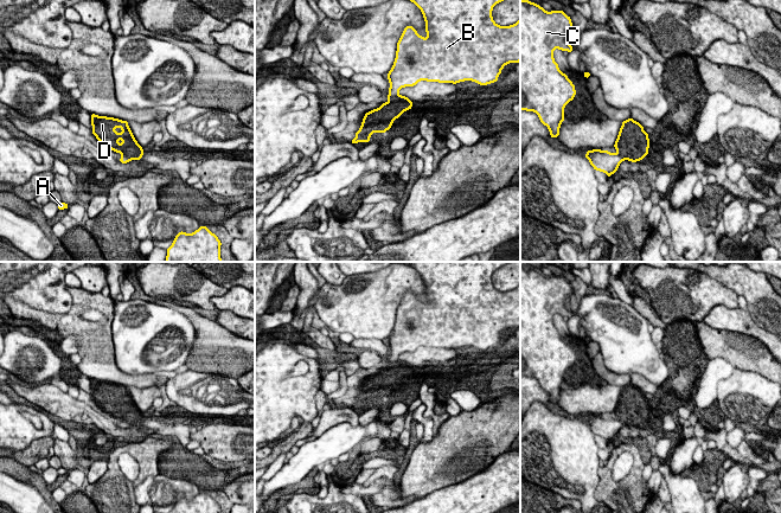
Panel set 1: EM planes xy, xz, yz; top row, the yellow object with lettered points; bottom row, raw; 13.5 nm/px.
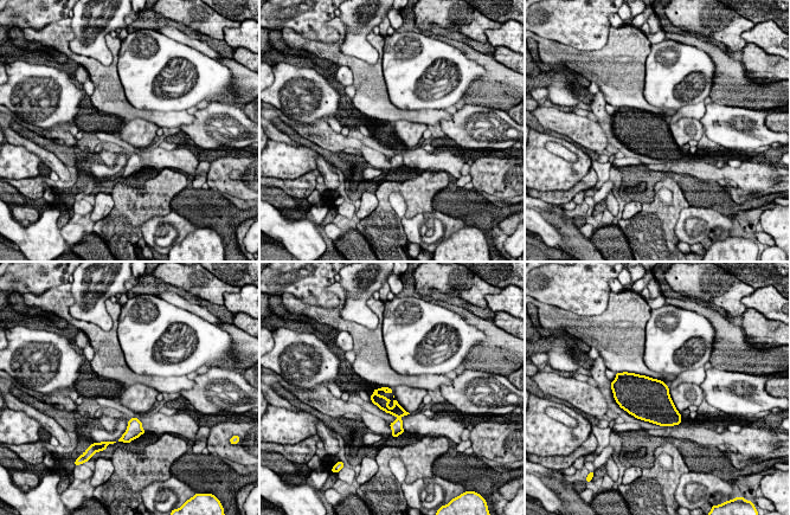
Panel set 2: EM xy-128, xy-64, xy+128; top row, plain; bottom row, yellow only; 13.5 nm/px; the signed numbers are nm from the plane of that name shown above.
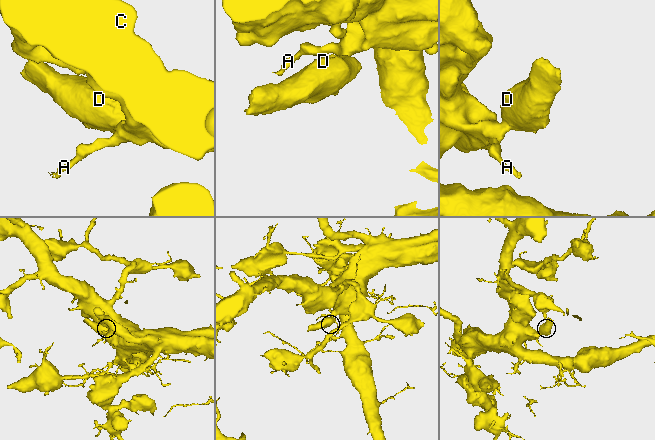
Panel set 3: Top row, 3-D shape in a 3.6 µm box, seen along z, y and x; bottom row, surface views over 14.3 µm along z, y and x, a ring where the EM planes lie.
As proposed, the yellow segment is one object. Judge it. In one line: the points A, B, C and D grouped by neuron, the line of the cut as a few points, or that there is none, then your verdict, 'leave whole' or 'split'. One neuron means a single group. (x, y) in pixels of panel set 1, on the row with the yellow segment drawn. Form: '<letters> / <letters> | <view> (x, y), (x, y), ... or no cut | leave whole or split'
A B C / D | xz (397, 94), (390, 100) | split

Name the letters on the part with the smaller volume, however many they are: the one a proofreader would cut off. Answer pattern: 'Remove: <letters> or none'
Remove: D

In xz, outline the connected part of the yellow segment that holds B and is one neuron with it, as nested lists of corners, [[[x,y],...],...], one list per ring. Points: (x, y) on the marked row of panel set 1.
[[[410,0],[420,7],[425,20],[427,38],[406,26],[397,43],[396,58],[388,73],[388,100],[404,86],[420,81],[460,83],[473,81],[487,85],[498,81],[508,63],[520,62],[520,19],[510,26],[499,26],[492,17],[493,7],[504,0]]]

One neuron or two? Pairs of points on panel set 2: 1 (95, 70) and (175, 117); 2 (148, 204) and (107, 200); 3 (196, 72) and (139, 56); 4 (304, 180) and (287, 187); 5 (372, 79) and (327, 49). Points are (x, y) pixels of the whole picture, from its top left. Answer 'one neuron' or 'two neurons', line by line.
1: one neuron
2: two neurons
3: one neuron
4: one neuron
5: one neuron

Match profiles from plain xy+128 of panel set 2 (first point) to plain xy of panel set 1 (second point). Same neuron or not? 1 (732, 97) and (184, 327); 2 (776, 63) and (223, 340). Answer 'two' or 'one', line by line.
1: two
2: two

